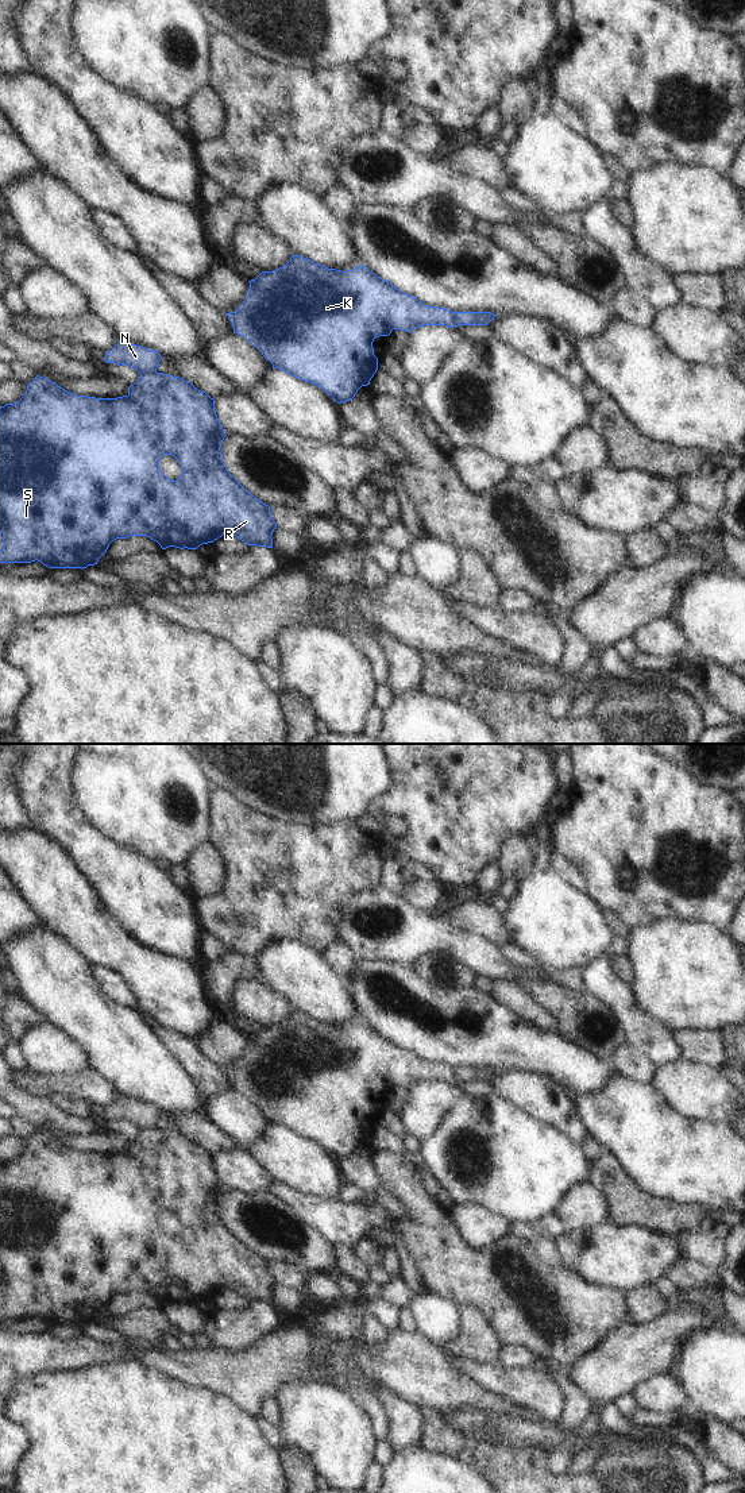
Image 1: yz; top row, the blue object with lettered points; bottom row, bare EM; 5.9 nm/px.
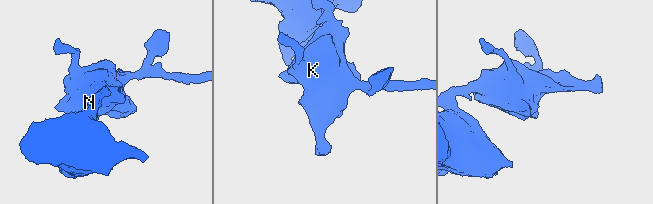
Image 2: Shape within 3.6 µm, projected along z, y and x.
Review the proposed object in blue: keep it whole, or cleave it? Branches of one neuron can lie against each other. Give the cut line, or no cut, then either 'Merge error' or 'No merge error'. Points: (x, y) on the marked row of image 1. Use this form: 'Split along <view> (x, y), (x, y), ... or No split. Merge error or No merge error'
Split along yz (155, 370), (141, 374). Merge error.

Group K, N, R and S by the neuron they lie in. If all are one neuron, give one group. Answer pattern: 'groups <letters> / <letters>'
groups K N / R S

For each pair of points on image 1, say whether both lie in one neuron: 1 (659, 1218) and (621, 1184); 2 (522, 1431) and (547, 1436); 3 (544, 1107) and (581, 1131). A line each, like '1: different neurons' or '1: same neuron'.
1: same neuron
2: same neuron
3: same neuron

